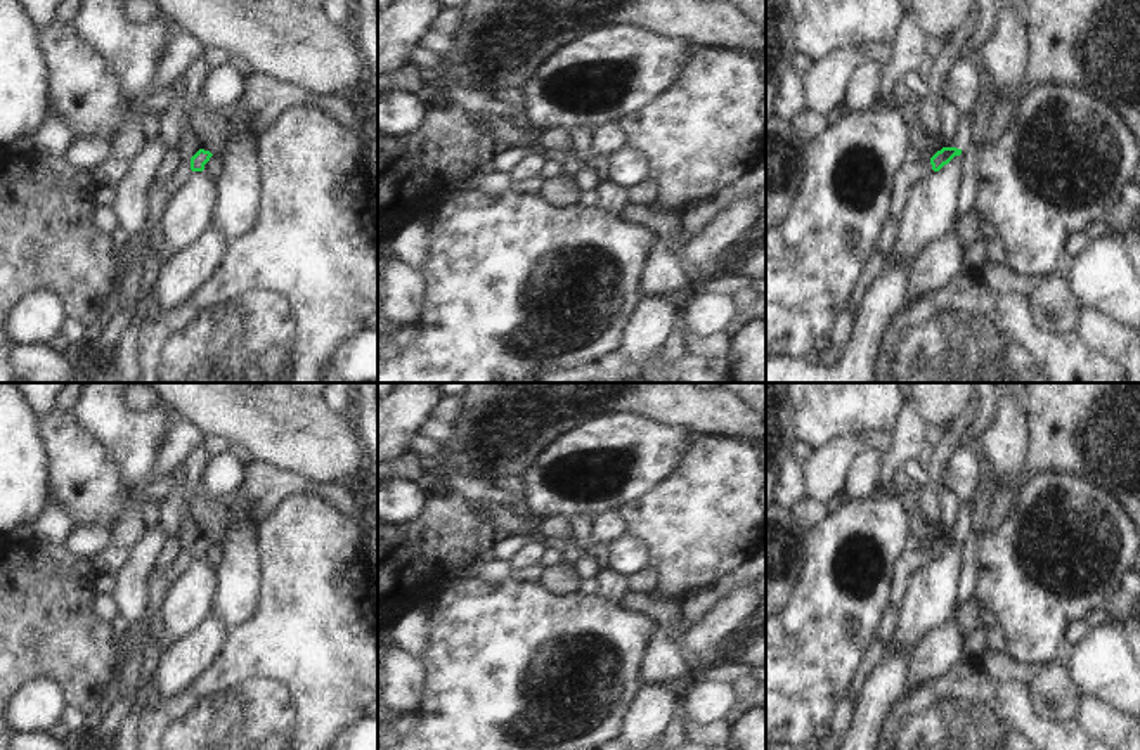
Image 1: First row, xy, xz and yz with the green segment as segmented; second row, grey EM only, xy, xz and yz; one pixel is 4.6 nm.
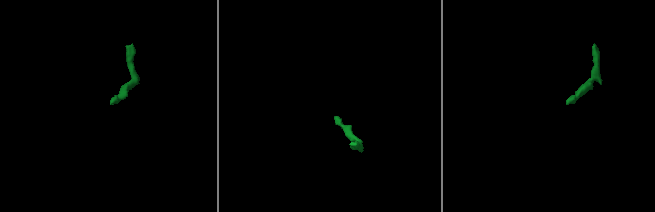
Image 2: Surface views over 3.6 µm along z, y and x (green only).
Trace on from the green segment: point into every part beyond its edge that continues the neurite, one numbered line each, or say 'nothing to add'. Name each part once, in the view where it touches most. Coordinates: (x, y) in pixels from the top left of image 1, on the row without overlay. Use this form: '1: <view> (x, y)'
1: yz (912, 558)

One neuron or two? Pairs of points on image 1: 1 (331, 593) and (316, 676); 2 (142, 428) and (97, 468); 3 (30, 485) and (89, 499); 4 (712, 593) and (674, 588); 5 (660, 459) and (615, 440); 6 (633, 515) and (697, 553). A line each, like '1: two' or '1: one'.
1: one
2: two
3: two
4: two
5: one
6: one

